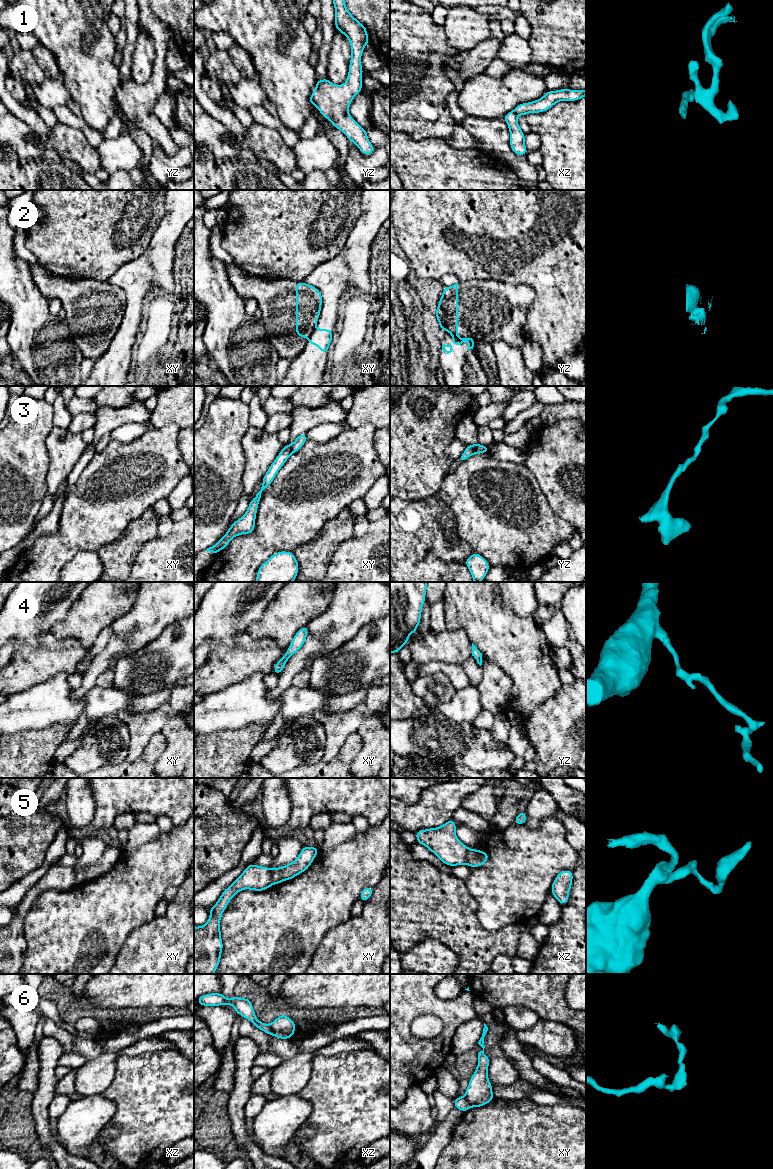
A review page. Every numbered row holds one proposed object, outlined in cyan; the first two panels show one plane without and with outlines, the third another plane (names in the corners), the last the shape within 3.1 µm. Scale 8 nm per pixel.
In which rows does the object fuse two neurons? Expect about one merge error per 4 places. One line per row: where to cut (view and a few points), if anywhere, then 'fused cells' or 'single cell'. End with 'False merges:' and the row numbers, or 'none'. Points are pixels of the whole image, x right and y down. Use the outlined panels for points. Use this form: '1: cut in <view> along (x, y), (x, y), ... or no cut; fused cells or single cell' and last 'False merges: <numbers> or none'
1: cut in xz along (513, 111), (517, 115); fused cells
2: cut in xy along (314, 328), (308, 338); fused cells
3: cut in yz along (477, 444), (473, 453); fused cells
4: no cut; single cell
5: cut in xy along (269, 869), (273, 883); fused cells
6: cut in xy along (464, 1096), (470, 1107); fused cells
False merges: 1, 2, 3, 5, 6

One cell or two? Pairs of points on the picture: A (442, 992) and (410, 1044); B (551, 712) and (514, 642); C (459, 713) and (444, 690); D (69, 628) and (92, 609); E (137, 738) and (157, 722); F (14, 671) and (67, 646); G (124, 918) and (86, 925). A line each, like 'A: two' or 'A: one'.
A: two
B: two
C: two
D: one
E: one
F: one
G: one

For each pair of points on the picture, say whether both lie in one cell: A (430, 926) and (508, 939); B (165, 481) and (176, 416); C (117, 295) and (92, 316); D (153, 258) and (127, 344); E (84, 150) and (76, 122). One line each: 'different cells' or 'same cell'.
A: same cell
B: different cells
C: same cell
D: same cell
E: different cells

